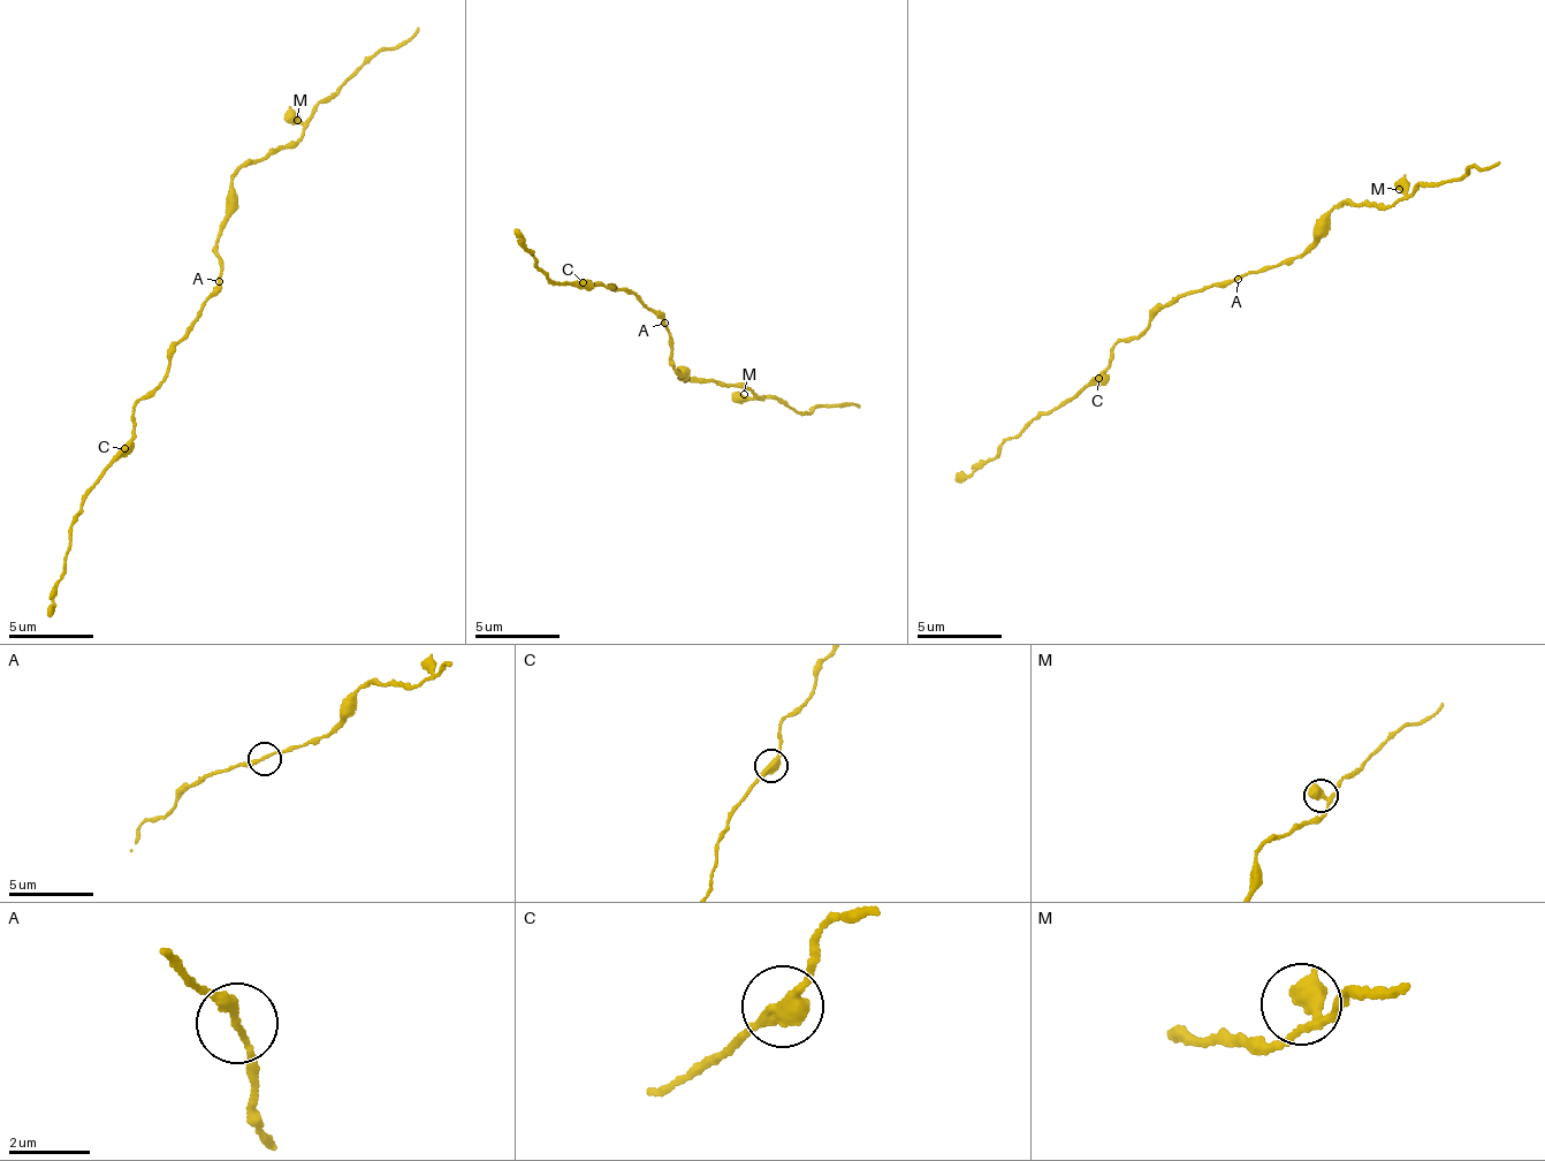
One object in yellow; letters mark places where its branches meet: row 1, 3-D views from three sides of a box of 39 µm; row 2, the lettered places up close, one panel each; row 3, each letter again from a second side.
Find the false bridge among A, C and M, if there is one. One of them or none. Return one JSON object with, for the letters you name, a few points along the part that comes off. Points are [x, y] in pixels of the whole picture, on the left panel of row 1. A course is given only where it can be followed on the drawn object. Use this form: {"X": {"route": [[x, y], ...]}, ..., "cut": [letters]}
{"cut": []}

